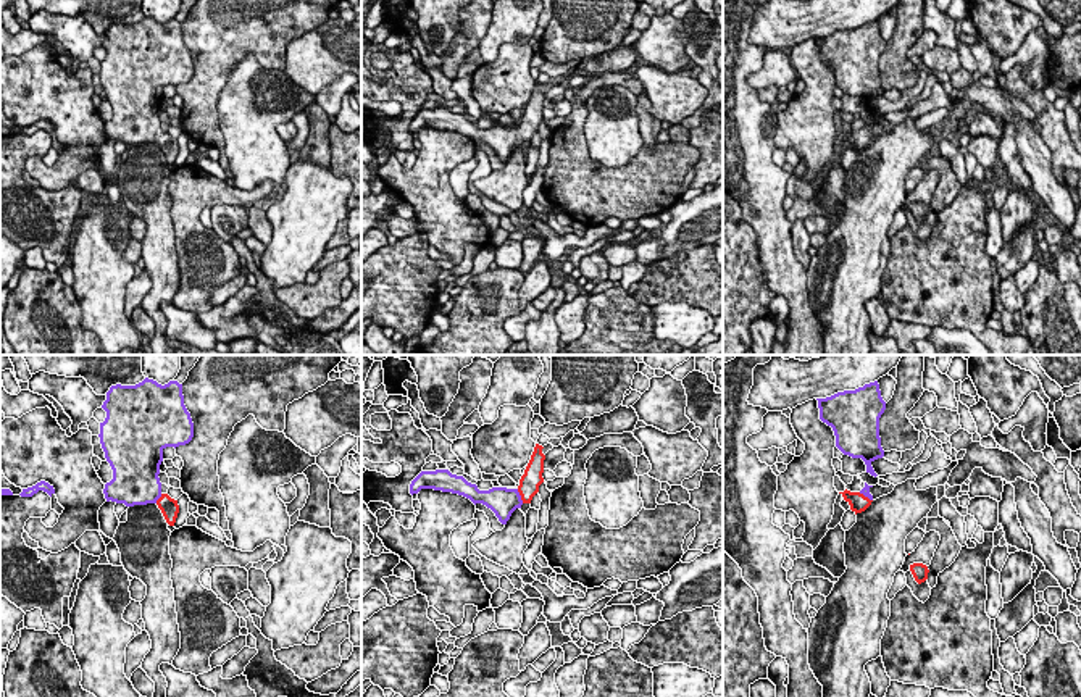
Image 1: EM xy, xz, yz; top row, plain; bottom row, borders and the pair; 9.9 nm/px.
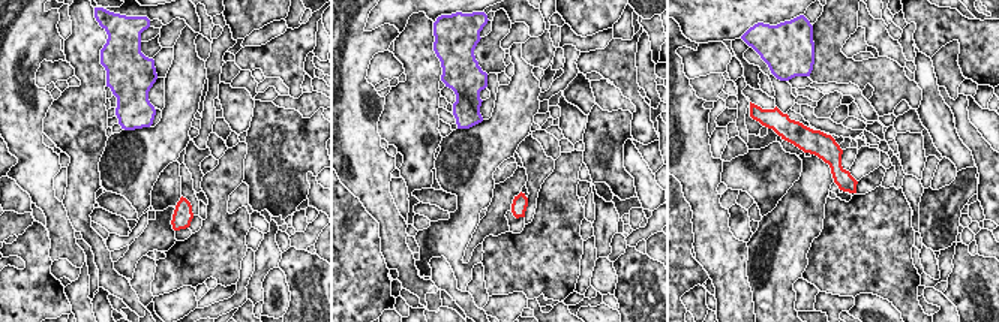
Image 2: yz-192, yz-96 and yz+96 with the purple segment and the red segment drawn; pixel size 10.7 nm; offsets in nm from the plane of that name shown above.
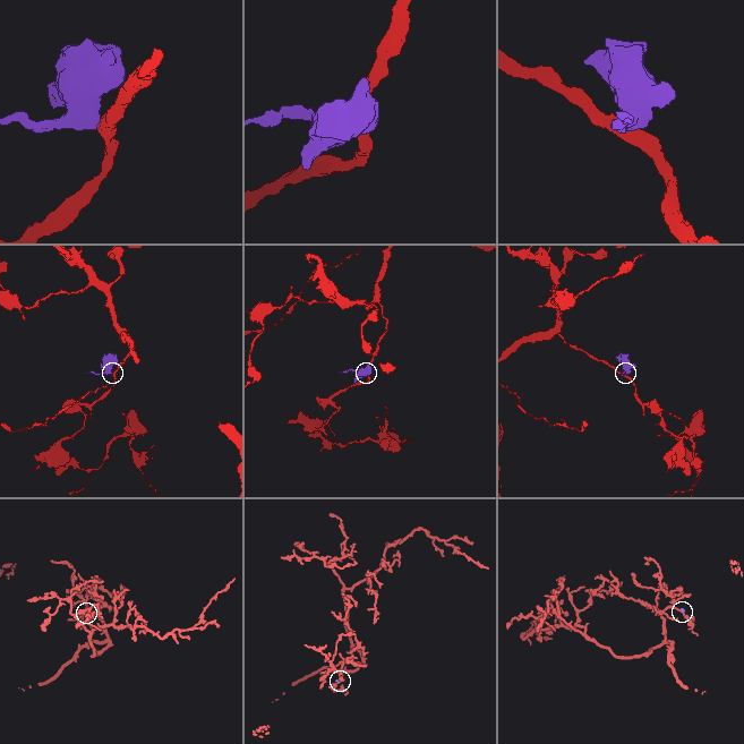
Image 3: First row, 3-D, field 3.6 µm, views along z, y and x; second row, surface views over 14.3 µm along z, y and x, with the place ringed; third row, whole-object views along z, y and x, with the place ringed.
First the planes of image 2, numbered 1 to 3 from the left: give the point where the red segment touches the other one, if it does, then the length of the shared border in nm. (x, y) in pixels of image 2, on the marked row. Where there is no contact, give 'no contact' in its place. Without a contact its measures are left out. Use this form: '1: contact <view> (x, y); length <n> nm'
1: no contact
2: no contact
3: no contact

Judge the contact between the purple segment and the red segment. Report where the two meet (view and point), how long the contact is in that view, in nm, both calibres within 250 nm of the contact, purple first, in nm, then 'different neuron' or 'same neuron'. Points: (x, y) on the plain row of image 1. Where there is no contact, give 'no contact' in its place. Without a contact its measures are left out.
xz (520, 134) | 160 nm | 280/200 nm | same neuron

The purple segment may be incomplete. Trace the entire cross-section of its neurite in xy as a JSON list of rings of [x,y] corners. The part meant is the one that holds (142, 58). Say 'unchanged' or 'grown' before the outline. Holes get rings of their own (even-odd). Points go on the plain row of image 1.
grown | [[[145,16],[136,24],[111,24],[102,47],[106,56],[100,61],[100,82],[105,97],[113,108],[113,118],[105,123],[106,140],[126,145],[157,142],[166,161],[174,165],[179,144],[177,139],[161,131],[160,103],[166,86],[186,84],[194,76],[194,61],[184,44],[182,23],[169,19],[161,24]]]

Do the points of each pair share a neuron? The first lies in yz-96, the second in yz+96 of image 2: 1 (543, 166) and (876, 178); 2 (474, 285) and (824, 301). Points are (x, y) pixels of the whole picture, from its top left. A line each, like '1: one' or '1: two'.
1: one
2: two

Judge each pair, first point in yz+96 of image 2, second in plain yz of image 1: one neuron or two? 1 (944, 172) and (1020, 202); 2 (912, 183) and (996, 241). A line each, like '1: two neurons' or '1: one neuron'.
1: one neuron
2: one neuron

